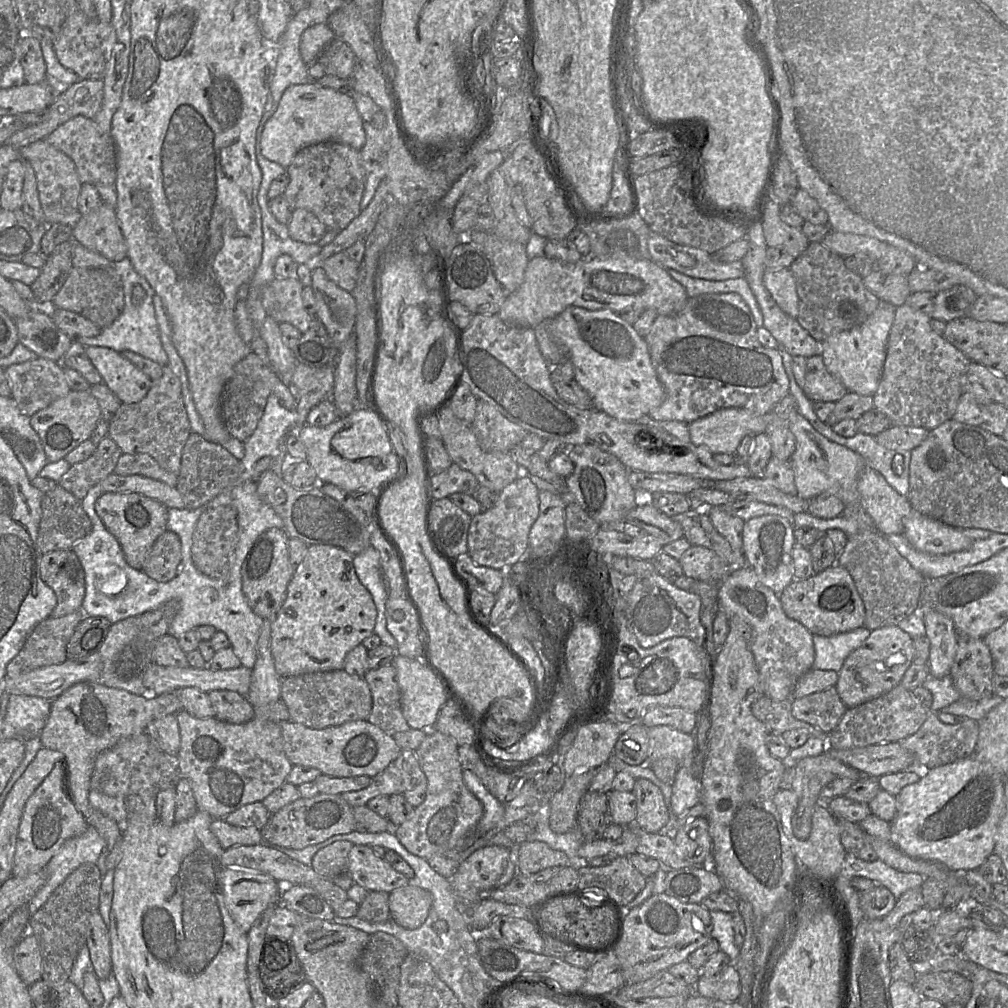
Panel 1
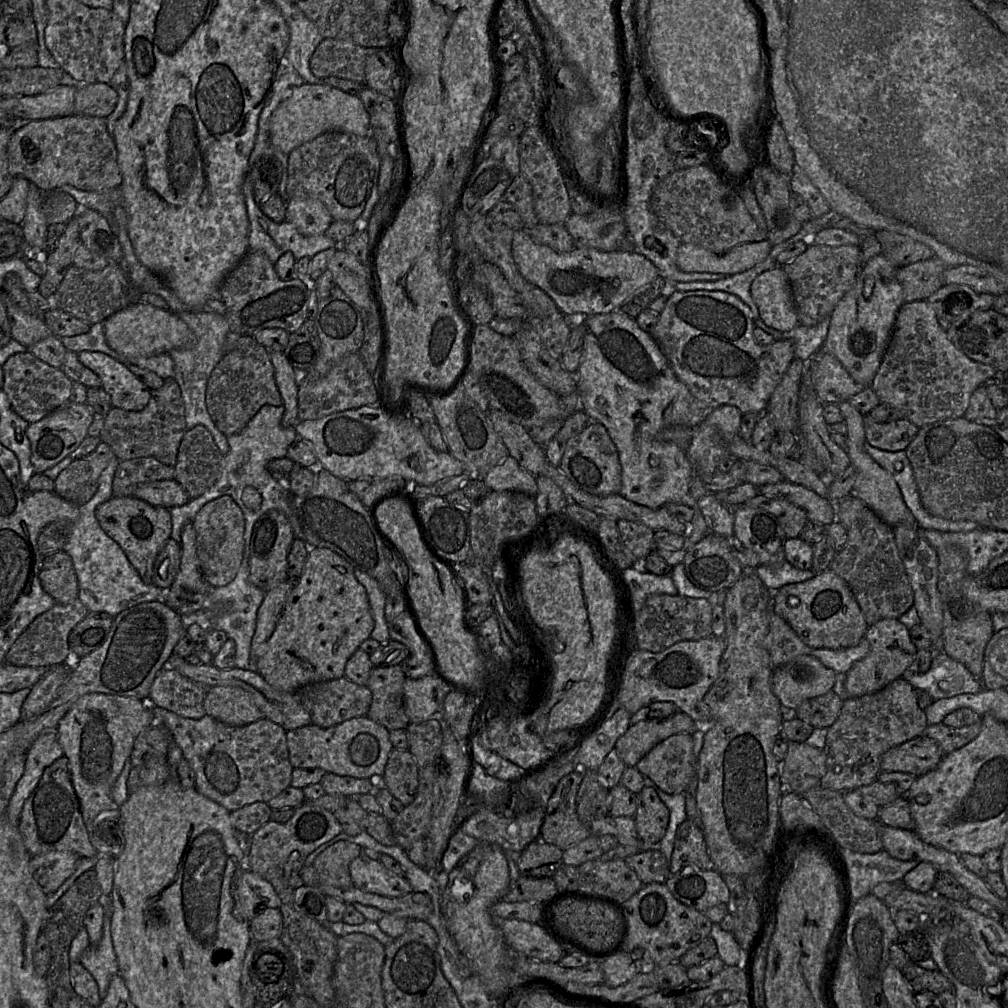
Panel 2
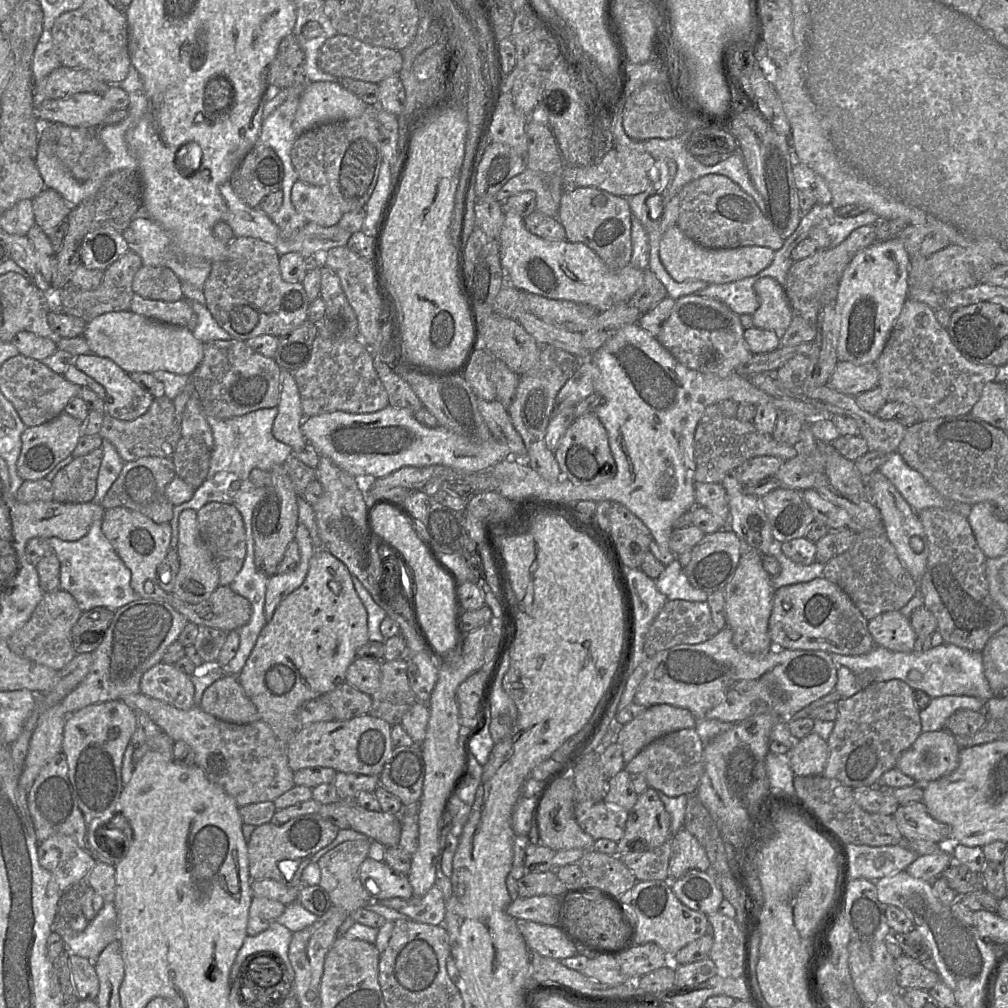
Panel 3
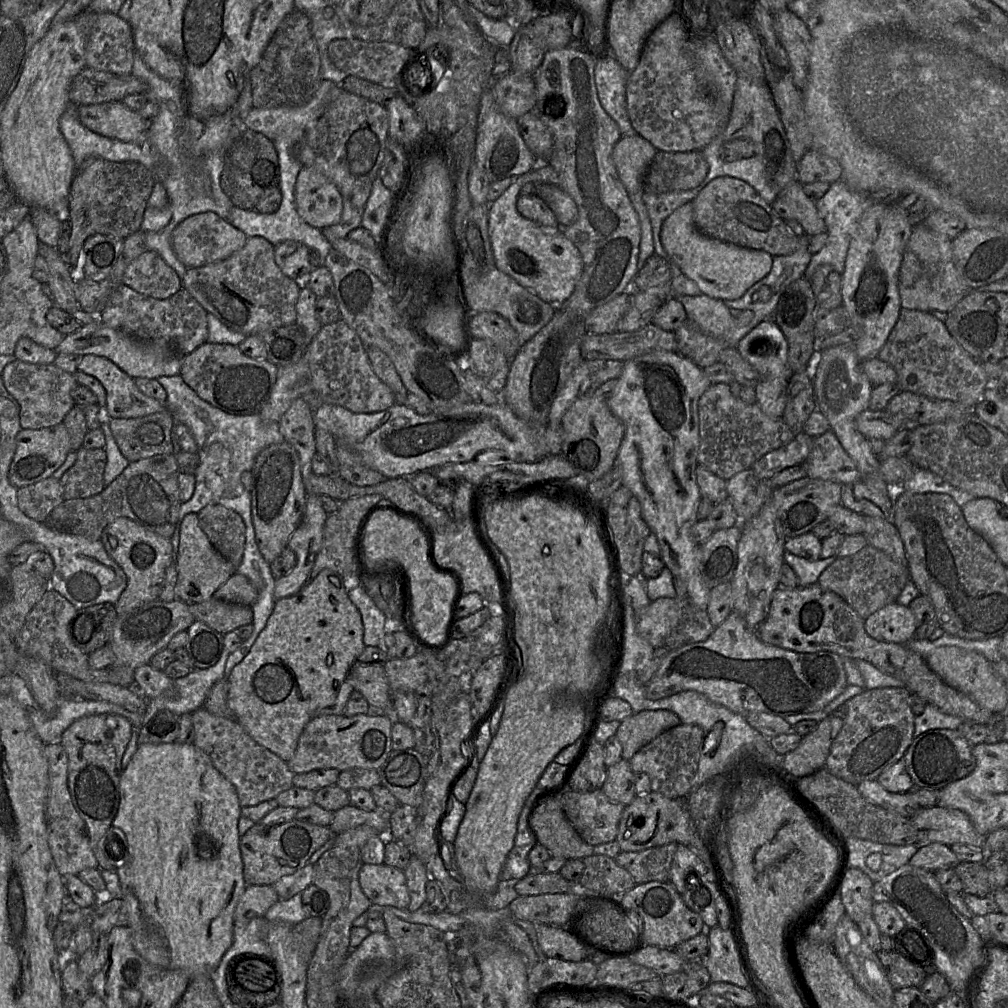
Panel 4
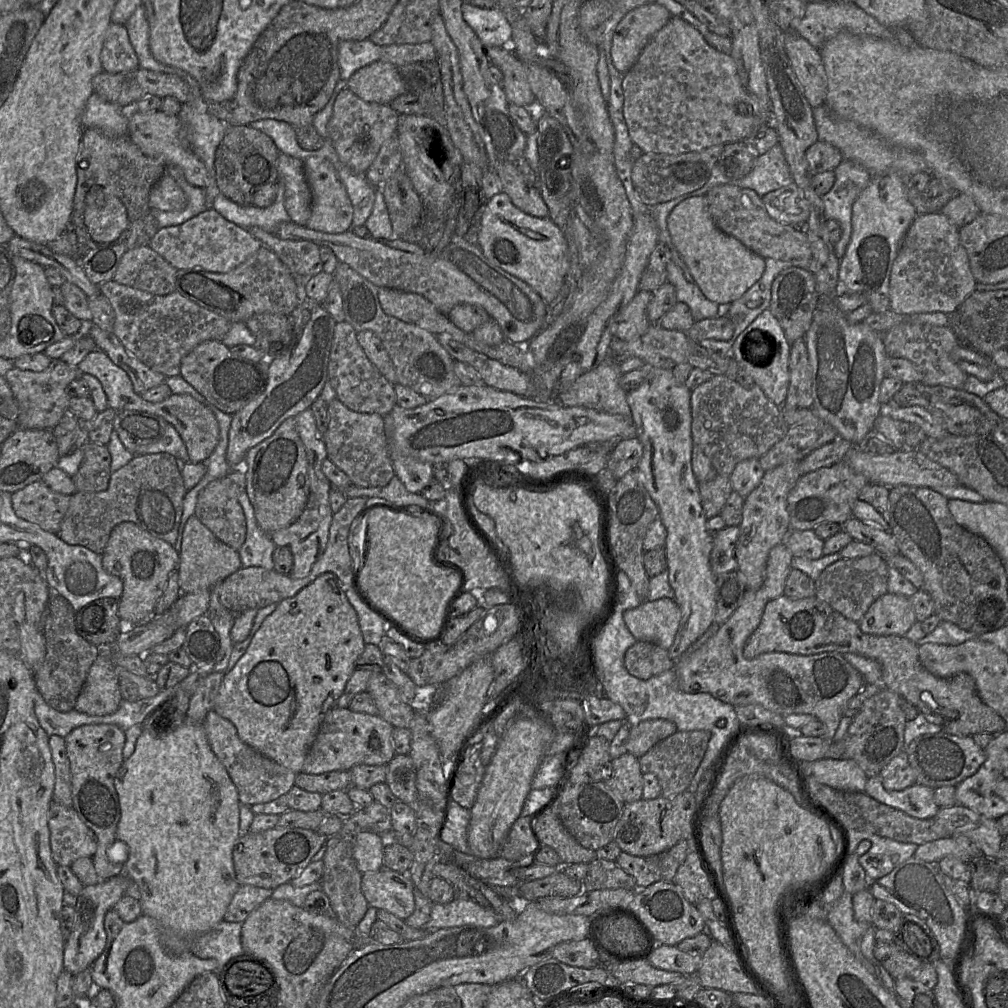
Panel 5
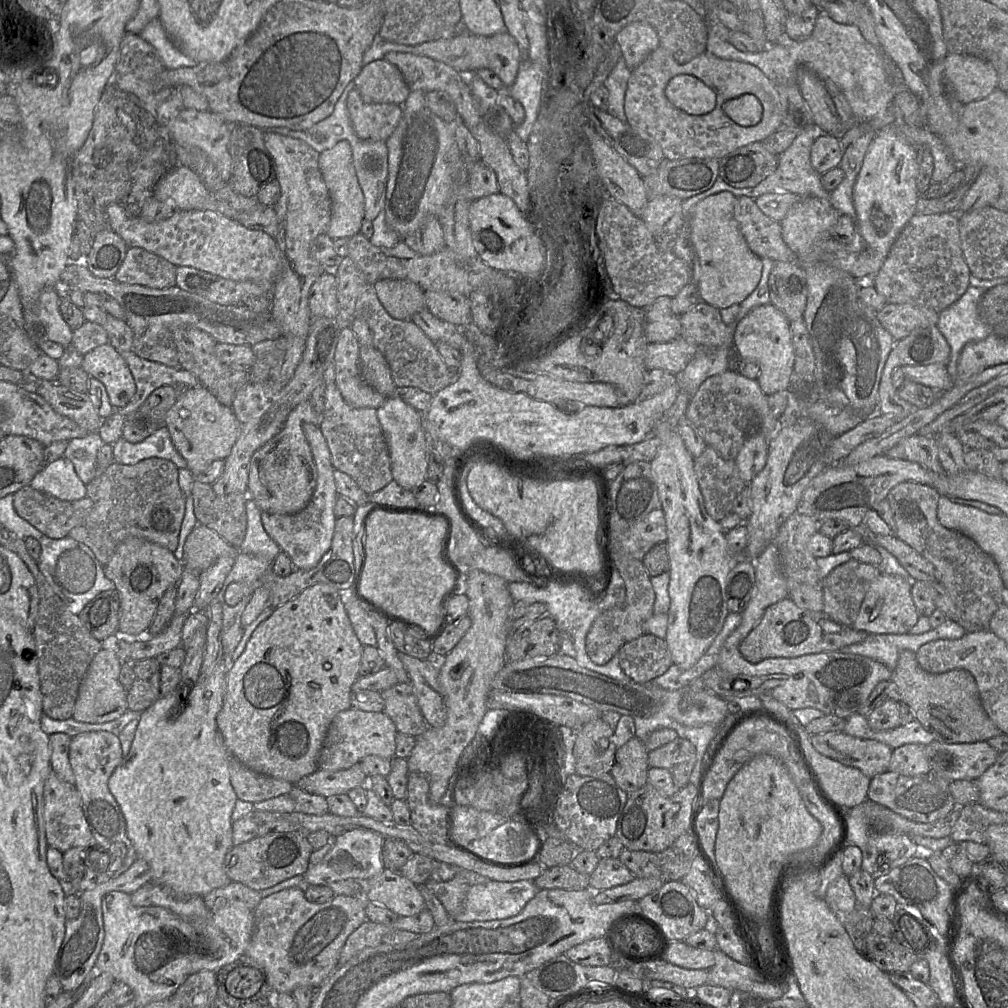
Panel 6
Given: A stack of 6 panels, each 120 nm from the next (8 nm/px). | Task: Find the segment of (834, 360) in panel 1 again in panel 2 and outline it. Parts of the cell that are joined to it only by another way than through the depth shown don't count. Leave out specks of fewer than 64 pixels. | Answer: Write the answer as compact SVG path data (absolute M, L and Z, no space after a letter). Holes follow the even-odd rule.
M882 254L873 257L863 265L854 286L841 298L830 317L822 350L835 356L851 377L865 387L872 383L879 369L896 315L904 303L896 271L897 268Z

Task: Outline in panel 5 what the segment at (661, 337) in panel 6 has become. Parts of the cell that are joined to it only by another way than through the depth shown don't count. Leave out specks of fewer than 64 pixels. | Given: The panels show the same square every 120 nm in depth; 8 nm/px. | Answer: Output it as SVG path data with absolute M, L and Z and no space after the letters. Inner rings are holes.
M637 291L631 301L611 320L609 330L614 338L632 341L642 336L651 322L646 309L652 298L652 292Z

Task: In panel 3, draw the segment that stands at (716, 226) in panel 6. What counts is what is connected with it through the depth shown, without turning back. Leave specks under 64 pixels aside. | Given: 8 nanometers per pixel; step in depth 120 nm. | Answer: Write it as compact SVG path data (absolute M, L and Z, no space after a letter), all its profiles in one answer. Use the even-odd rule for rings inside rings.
M676 224L662 236L660 259L668 273L678 282L697 279L707 284L725 284L751 277L767 268L774 258L774 251L760 246L740 246L731 249L706 248L688 235Z

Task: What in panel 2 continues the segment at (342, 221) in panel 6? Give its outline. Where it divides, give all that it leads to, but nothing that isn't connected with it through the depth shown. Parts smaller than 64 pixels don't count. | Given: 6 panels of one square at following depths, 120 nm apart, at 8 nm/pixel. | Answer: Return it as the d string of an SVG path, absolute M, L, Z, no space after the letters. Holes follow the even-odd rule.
M312 197L290 198L286 205L285 220L305 236L324 234L333 222L326 206Z

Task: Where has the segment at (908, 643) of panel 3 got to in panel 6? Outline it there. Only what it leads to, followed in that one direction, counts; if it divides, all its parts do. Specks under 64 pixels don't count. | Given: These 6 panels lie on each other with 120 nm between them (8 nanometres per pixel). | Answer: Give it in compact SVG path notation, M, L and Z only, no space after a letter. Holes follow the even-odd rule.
M882 572L869 585L852 627L869 634L909 633L920 617L912 598L911 589L911 580Z

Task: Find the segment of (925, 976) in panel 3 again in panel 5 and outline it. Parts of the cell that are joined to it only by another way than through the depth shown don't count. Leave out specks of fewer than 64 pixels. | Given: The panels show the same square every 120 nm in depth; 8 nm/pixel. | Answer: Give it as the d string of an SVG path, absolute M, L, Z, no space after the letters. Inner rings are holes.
M876 941L874 957L894 979L915 977L923 964L894 942L885 943Z

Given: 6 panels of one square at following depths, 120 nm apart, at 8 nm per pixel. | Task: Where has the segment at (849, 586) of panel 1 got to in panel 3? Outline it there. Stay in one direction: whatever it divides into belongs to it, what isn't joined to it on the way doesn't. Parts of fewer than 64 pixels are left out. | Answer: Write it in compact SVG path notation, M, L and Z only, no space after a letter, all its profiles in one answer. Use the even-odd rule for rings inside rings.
M819 577L775 591L768 631L776 649L859 656L876 647L867 624L868 621L839 586Z

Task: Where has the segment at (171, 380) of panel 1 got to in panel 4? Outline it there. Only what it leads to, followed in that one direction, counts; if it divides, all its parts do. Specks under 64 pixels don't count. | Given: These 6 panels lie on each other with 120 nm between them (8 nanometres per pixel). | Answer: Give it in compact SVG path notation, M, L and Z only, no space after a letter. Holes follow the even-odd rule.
M167 409L147 416L135 418L113 418L108 420L108 424L110 425L113 436L122 454L130 462L155 455L169 455L173 453L171 431L174 420Z

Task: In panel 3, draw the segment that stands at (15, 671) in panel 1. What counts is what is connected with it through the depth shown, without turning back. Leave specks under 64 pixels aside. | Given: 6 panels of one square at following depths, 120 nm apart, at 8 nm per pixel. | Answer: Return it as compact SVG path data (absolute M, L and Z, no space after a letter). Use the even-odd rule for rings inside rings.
M68 592L44 593L29 620L7 640L8 646L16 655L58 671L76 655L71 644L71 629L81 614L77 602Z

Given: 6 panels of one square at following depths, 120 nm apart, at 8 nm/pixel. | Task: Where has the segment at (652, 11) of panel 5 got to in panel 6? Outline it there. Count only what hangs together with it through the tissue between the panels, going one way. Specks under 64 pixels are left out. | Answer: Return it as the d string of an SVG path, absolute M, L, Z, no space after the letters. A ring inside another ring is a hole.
M634 22L615 37L622 57L630 69L636 69L660 45L655 28L647 22Z

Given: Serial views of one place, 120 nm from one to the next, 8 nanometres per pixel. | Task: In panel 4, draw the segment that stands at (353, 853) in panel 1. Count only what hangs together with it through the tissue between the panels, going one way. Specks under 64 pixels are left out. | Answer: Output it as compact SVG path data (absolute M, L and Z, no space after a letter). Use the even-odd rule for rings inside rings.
M363 864L359 884L372 905L407 909L410 895L403 870L386 864Z

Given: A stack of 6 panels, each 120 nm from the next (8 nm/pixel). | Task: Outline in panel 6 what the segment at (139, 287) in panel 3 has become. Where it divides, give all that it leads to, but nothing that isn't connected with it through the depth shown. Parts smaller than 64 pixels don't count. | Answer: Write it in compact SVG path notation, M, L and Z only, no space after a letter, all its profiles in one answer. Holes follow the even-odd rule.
M129 247L114 275L120 283L167 289L176 284L176 266L140 247Z

